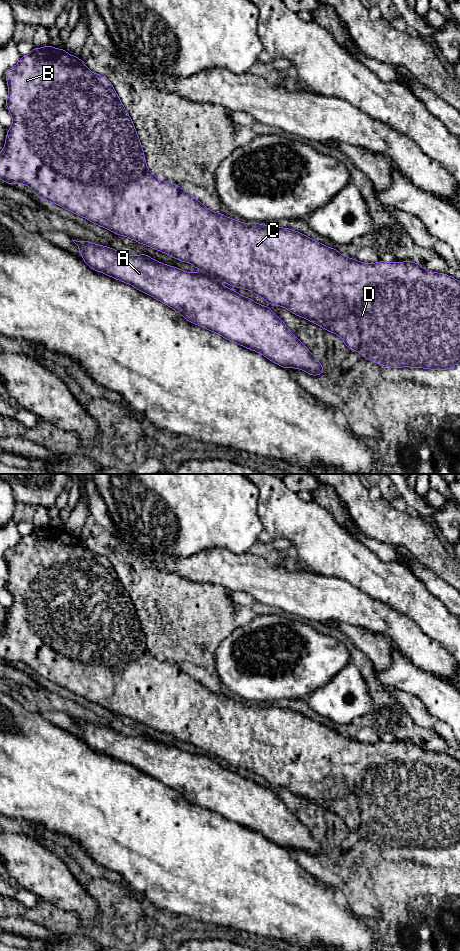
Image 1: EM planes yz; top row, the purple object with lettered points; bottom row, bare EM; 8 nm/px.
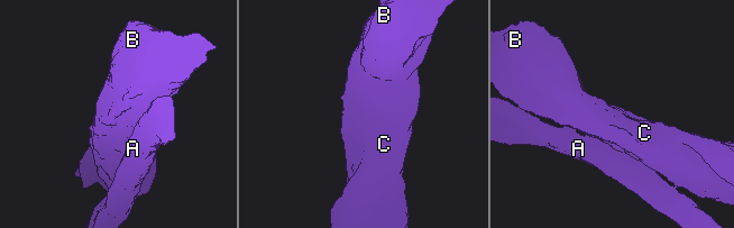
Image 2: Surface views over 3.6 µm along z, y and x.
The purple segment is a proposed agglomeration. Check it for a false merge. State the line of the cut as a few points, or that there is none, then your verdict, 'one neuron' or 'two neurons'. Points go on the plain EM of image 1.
no cut | one neuron

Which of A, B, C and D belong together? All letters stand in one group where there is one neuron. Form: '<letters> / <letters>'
A B C D

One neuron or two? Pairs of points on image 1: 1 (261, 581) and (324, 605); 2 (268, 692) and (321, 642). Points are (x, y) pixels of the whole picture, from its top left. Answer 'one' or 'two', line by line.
1: one
2: one

